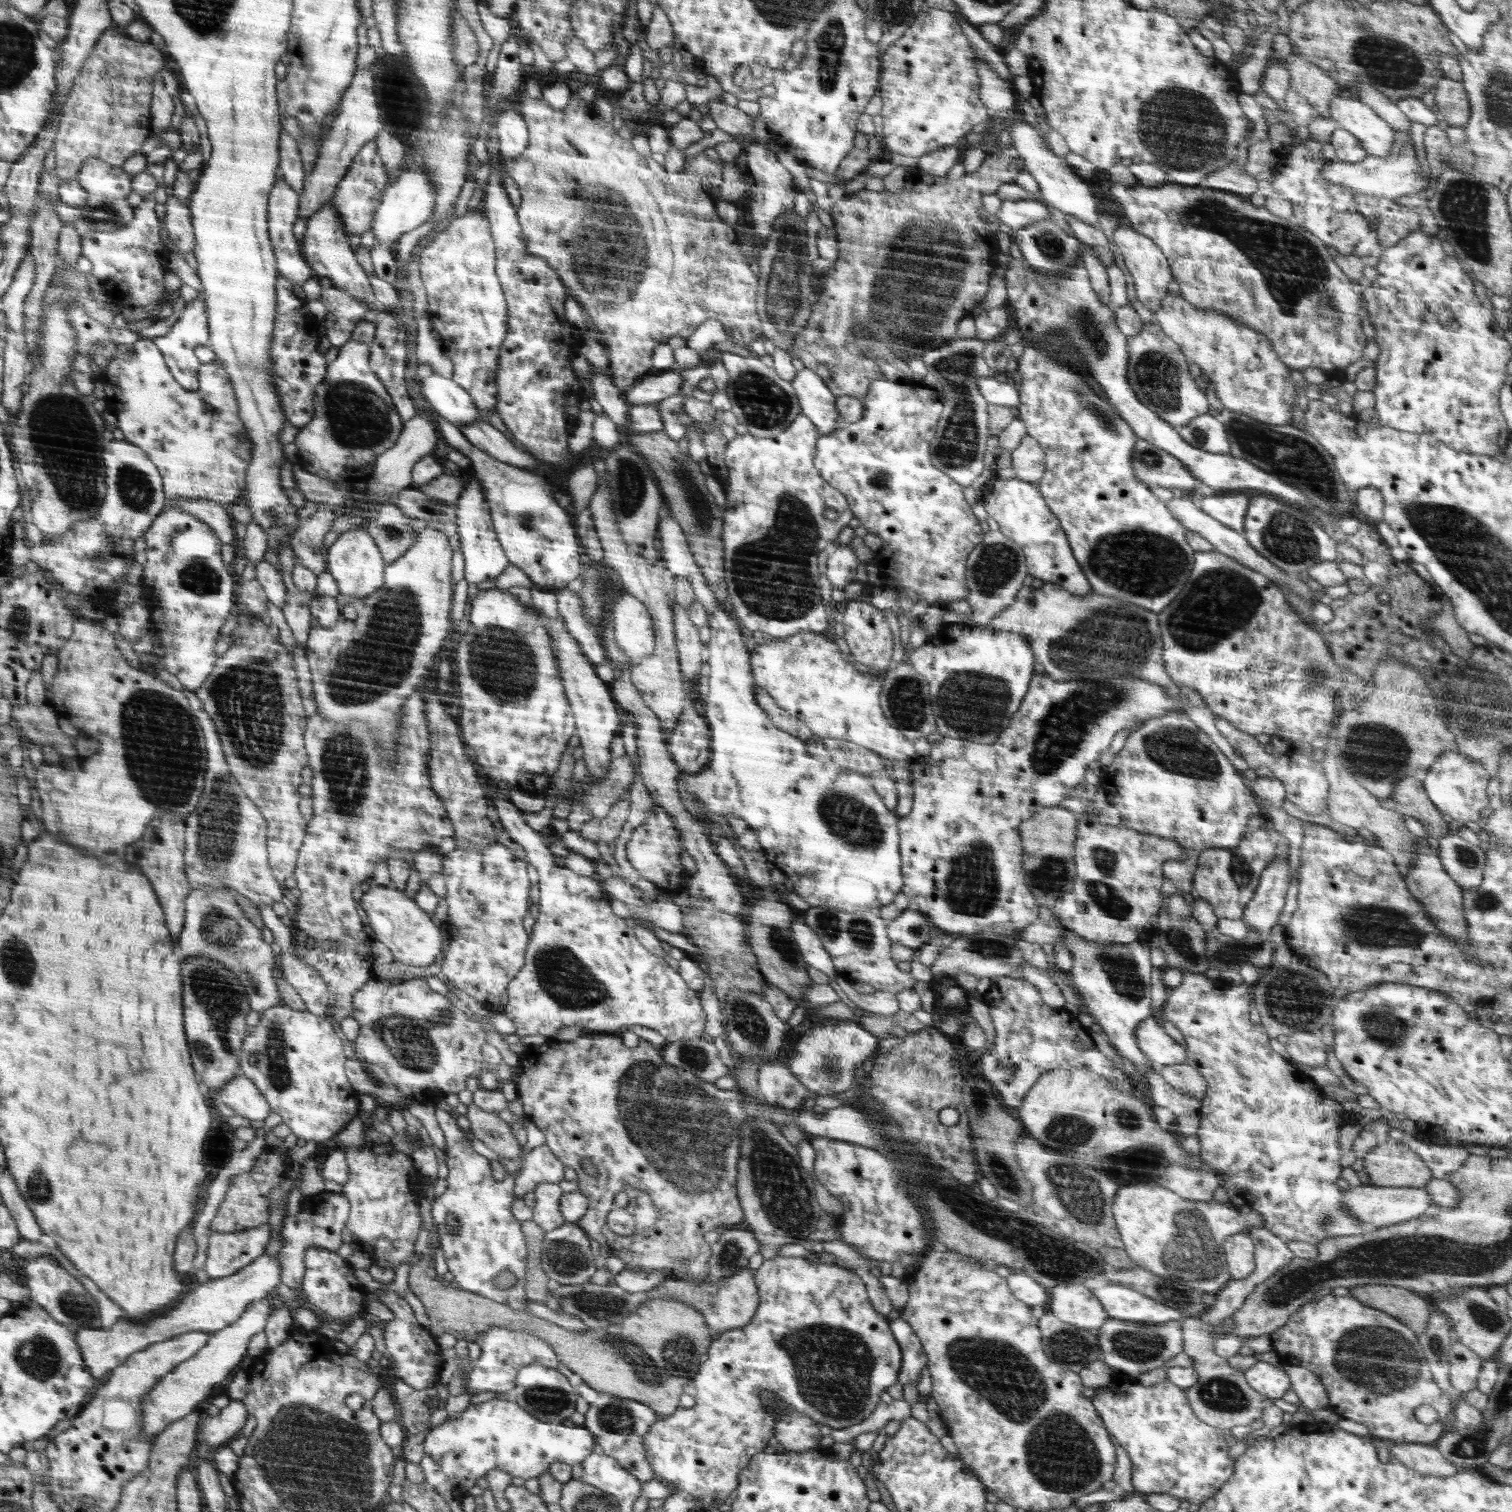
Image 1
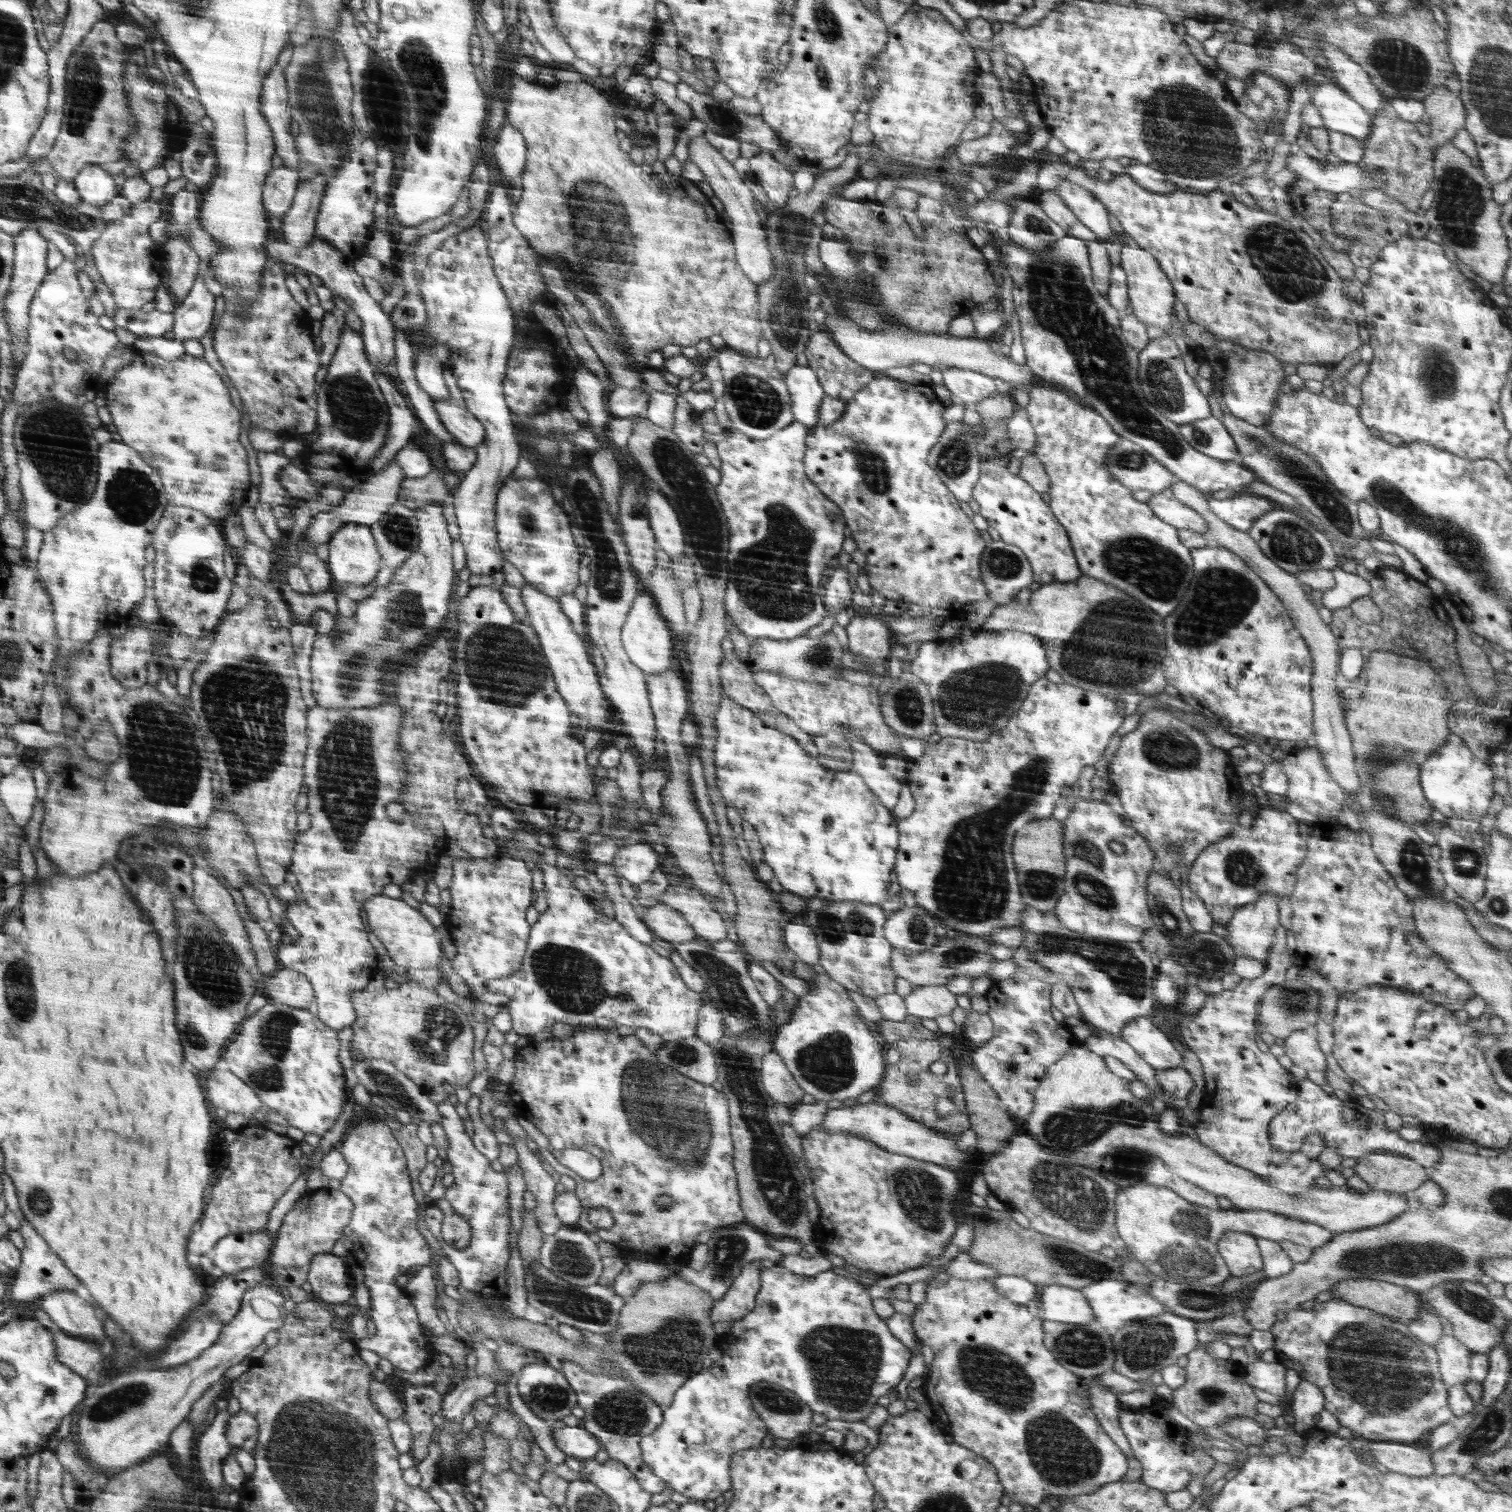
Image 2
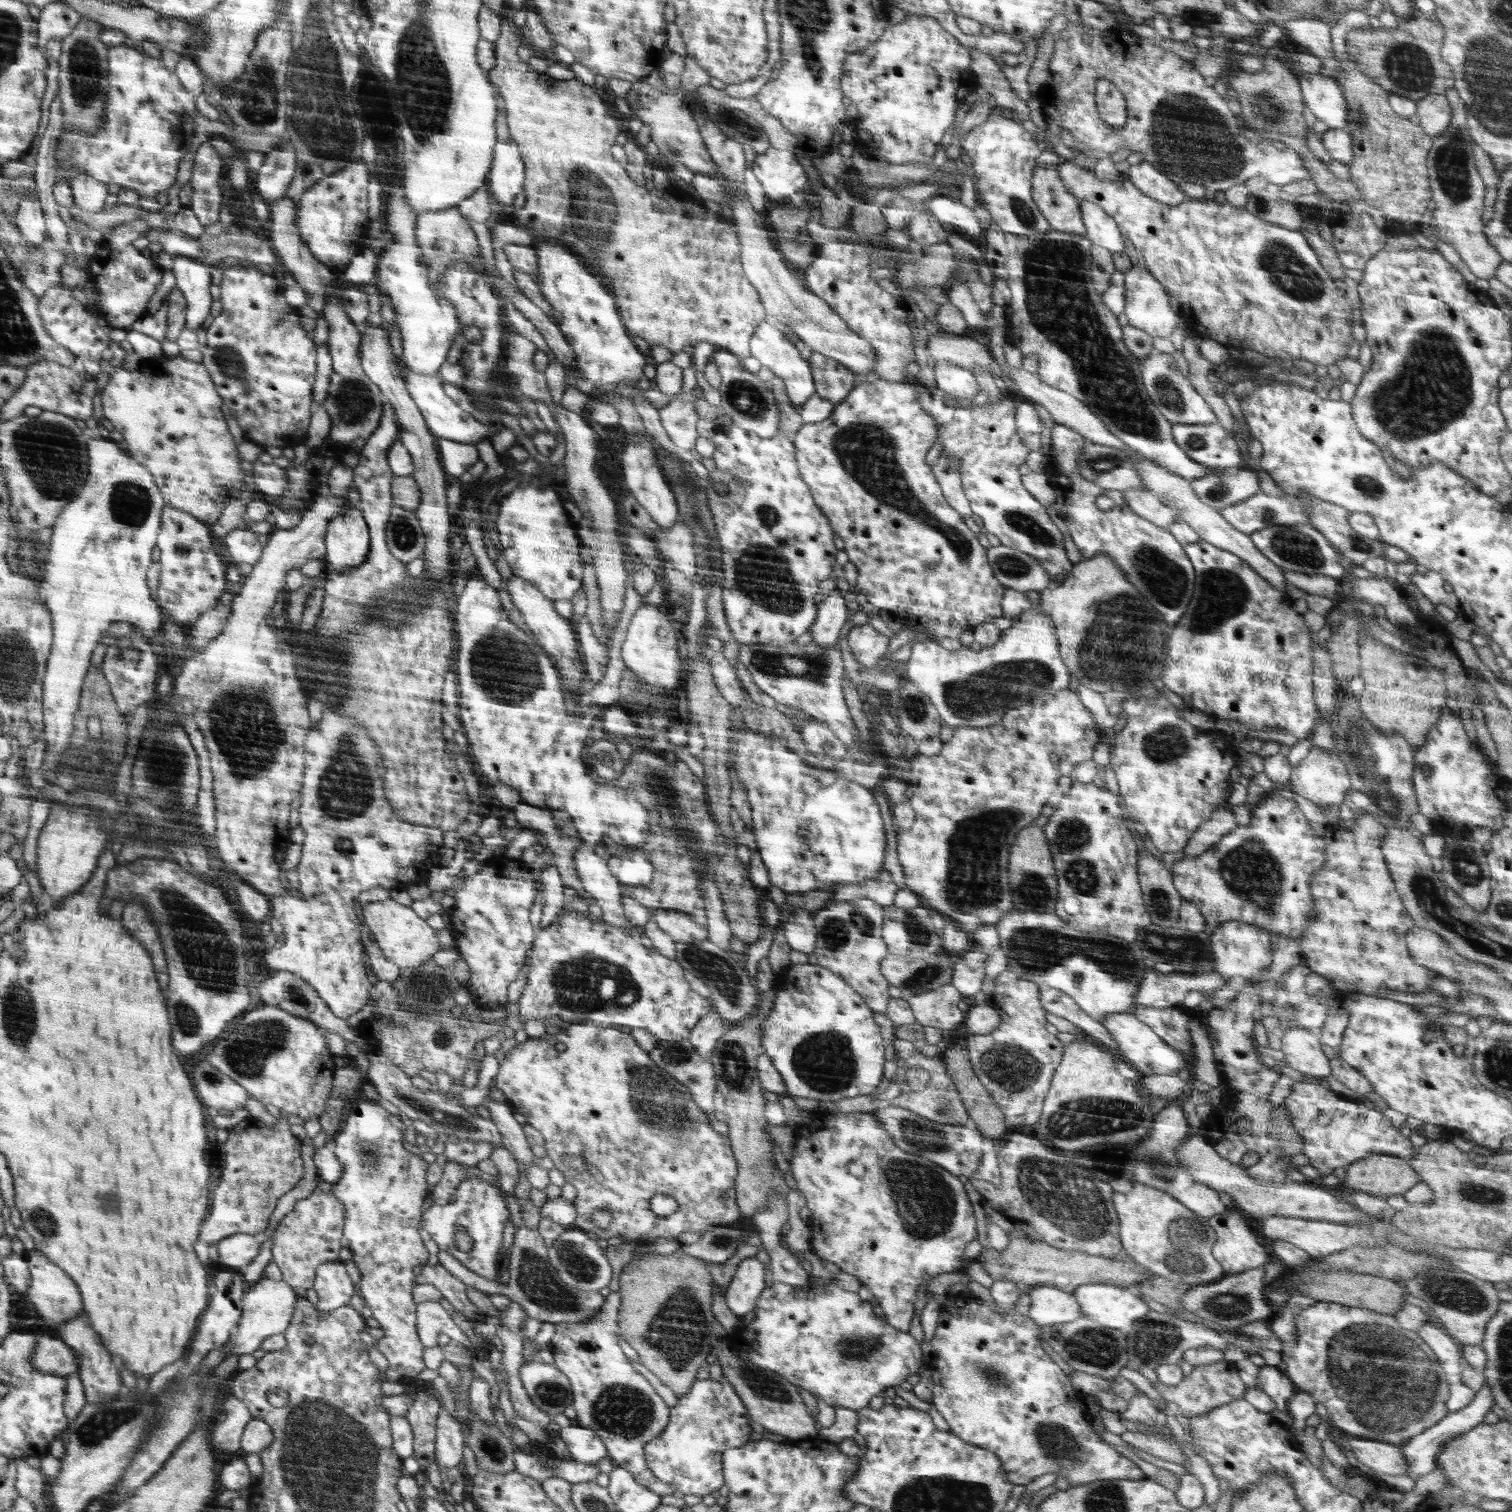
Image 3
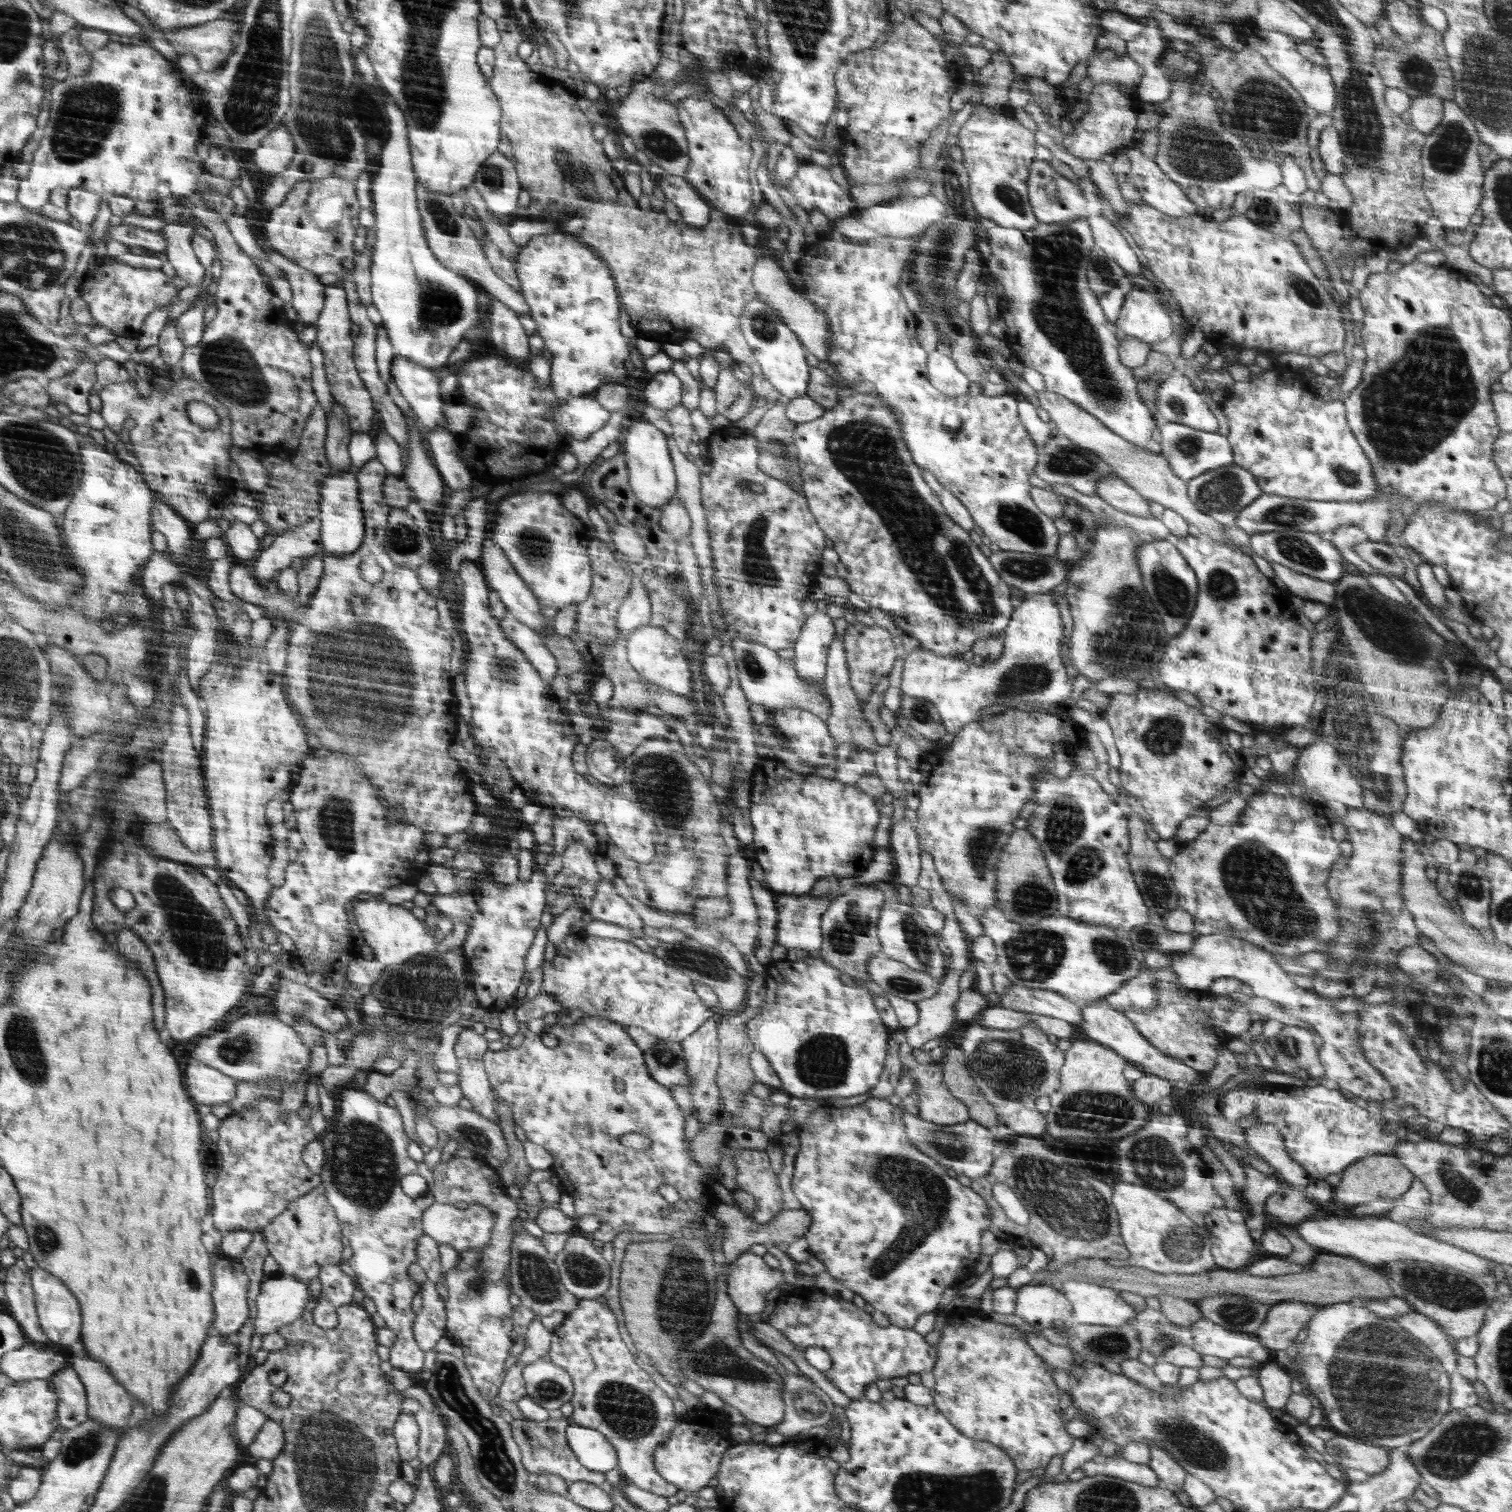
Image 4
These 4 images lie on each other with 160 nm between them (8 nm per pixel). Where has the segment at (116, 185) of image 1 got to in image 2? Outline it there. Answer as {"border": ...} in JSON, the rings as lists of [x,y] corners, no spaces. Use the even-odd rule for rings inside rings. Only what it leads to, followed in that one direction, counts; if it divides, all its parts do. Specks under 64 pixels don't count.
{"border":[[[87,165],[72,181],[82,201],[88,204],[106,205],[120,192],[116,190],[114,178],[98,165]]]}

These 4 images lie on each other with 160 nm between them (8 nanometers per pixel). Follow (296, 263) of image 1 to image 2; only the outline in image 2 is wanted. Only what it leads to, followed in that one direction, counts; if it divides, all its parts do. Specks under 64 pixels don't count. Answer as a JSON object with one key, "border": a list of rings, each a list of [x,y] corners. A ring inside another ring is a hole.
{"border":[[[283,164],[269,174],[264,185],[264,206],[275,223],[290,210],[296,186],[299,186],[299,172],[289,166]]]}

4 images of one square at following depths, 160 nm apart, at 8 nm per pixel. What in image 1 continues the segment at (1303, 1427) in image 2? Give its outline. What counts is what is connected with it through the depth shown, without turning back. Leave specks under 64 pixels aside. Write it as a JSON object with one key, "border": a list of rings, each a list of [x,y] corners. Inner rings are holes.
{"border":[[[1282,1365],[1291,1381],[1291,1388],[1300,1399],[1300,1407],[1308,1413],[1330,1407],[1324,1385],[1310,1370],[1300,1366]]]}

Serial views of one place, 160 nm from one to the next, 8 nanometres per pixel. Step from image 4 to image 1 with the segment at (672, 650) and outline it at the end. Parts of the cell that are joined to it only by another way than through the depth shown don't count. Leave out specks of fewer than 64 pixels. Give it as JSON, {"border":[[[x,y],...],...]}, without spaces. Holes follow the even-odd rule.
{"border":[[[622,591],[613,607],[614,642],[638,664],[655,653],[655,625],[641,599]]]}

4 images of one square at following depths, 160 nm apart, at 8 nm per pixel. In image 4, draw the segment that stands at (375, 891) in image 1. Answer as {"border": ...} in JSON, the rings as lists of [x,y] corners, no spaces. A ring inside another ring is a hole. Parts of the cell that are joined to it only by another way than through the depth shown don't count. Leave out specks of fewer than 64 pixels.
{"border":[[[366,898],[356,902],[352,906],[352,910],[353,919],[362,931],[365,944],[372,948],[375,959],[384,965],[402,965],[404,961],[422,953],[431,953],[432,951],[443,953],[456,947],[460,948],[467,937],[468,929],[470,929],[466,922],[454,920],[452,934],[439,936],[438,941],[434,942],[426,934],[424,924],[406,908],[402,908],[402,905]]]}

